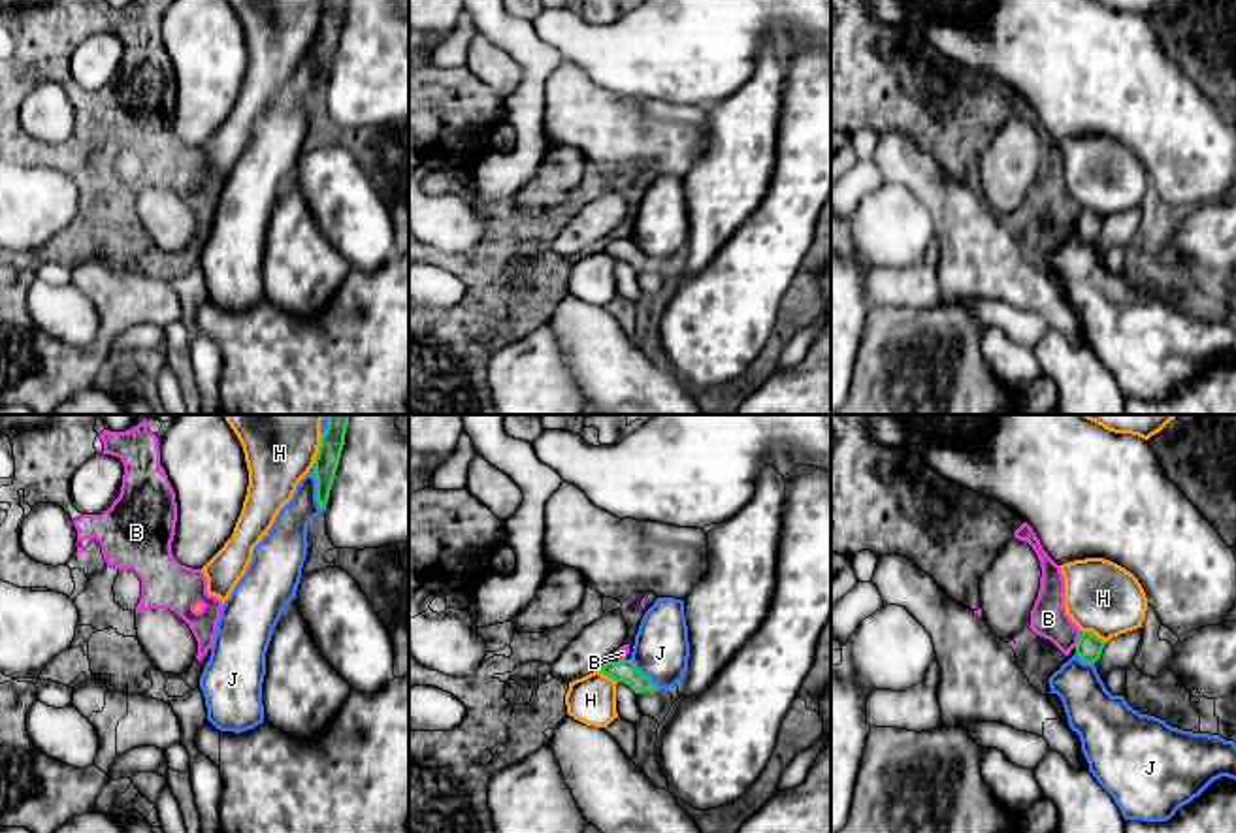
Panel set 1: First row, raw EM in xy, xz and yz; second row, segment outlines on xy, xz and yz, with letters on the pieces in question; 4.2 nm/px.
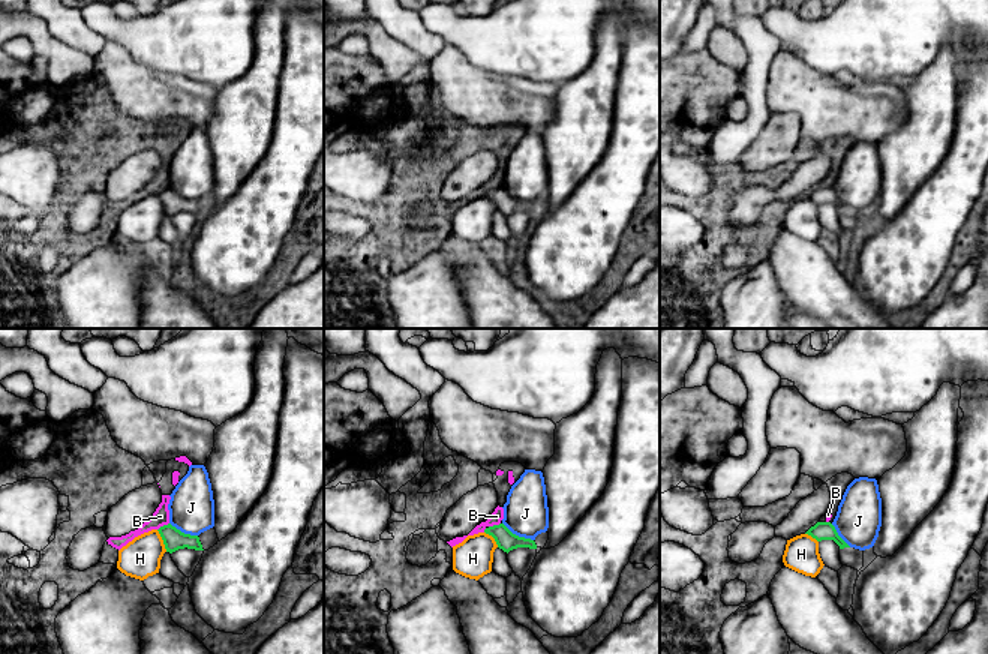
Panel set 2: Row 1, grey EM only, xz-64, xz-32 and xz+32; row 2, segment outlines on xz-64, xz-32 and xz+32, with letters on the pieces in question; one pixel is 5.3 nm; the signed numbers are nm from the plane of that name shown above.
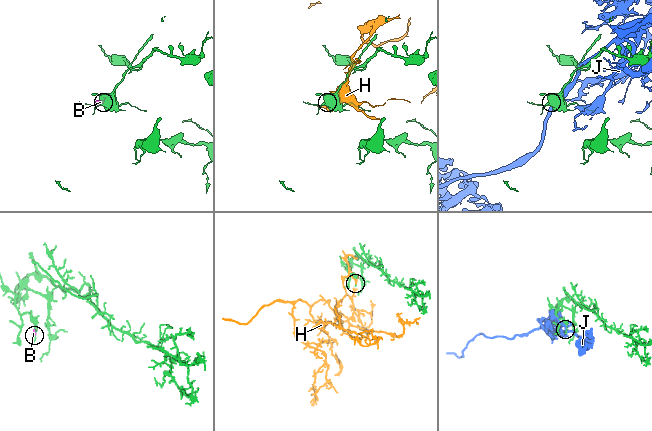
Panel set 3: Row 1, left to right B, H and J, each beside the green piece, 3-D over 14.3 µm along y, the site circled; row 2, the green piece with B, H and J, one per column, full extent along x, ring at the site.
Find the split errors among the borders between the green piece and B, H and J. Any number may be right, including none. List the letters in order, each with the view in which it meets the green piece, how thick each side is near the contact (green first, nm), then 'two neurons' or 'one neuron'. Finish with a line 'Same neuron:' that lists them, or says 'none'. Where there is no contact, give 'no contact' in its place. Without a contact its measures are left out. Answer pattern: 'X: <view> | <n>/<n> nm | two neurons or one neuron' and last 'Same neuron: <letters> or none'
B: yz | 110/160 nm | two neurons
H: xy | 100/380 nm | two neurons
J: xy | 100/160 nm | two neurons
Same neuron: none

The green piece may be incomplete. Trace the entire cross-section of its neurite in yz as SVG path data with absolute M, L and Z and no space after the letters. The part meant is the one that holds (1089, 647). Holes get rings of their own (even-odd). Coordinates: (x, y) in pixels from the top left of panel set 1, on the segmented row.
M1082 631L1076 645L1076 654L1083 663L1095 663L1100 658L1104 645L1106 643L1095 633Z

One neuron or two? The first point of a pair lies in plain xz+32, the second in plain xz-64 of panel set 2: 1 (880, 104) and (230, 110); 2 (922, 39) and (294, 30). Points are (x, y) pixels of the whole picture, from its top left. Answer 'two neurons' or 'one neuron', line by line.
1: two neurons
2: two neurons

